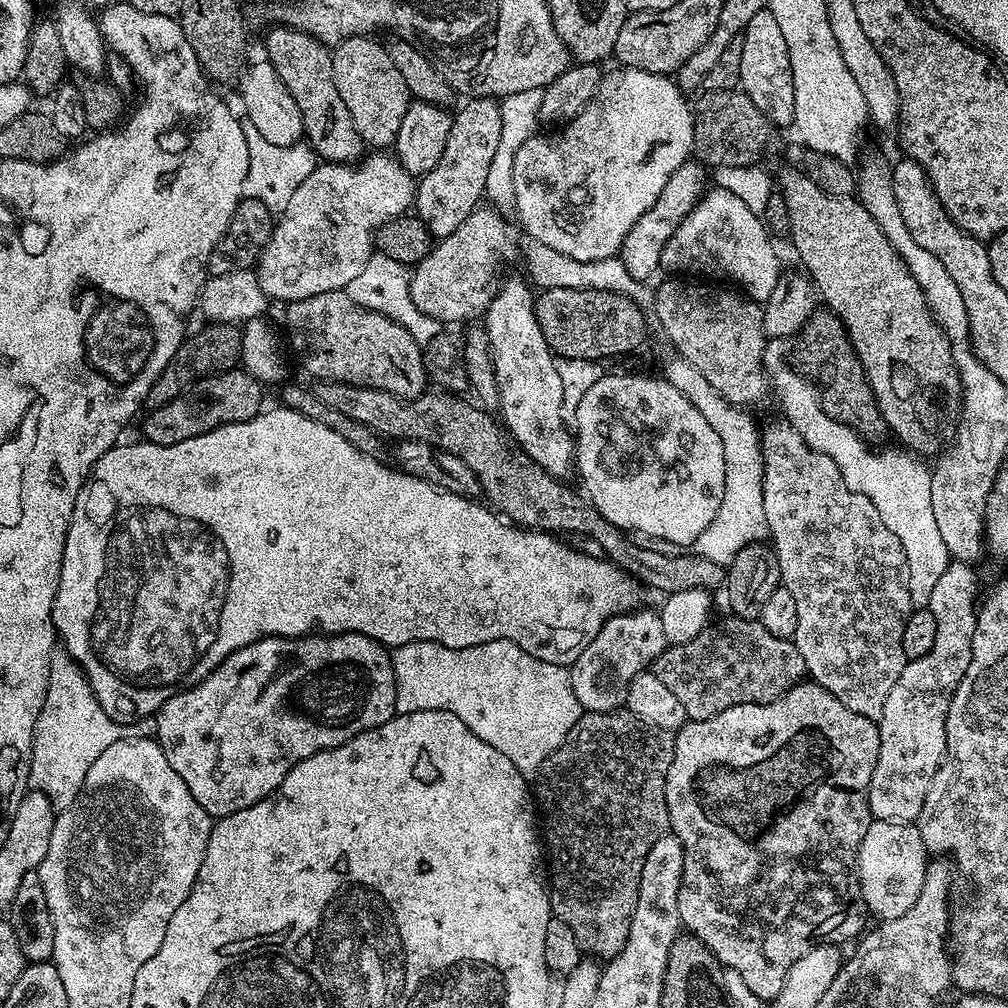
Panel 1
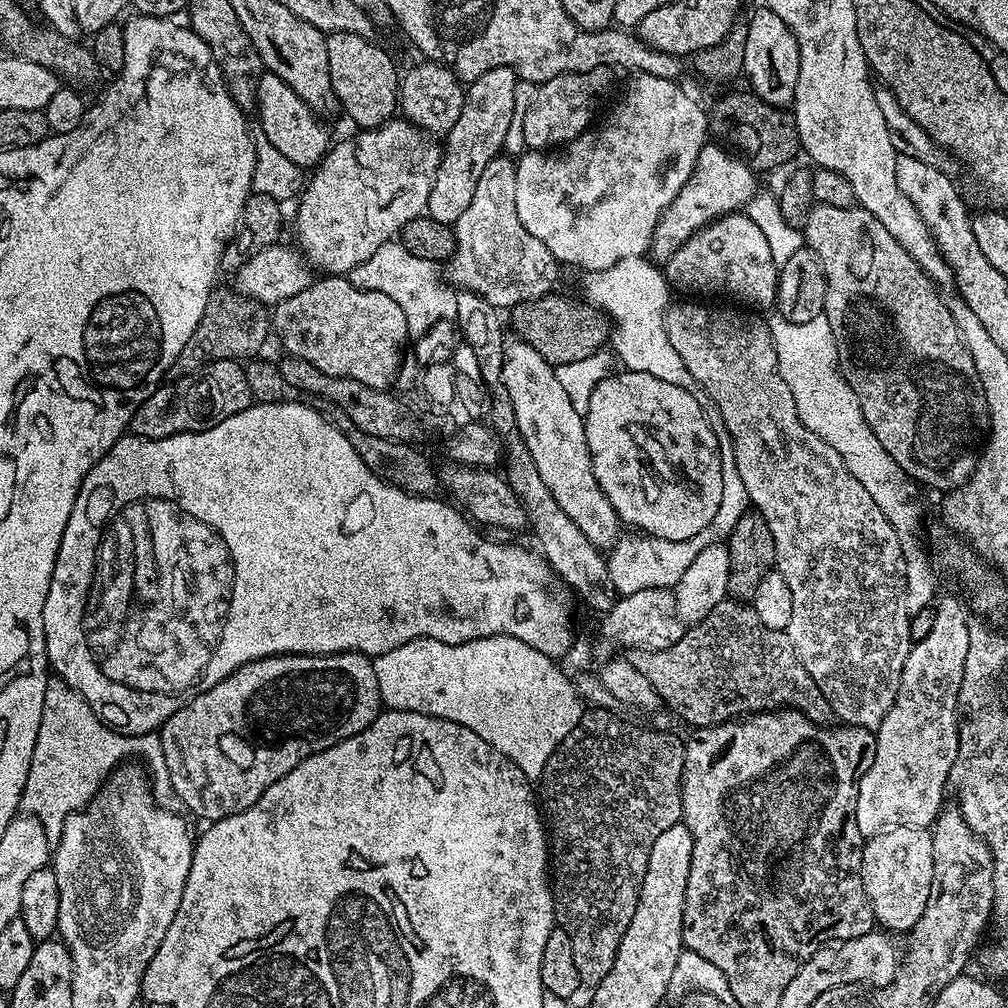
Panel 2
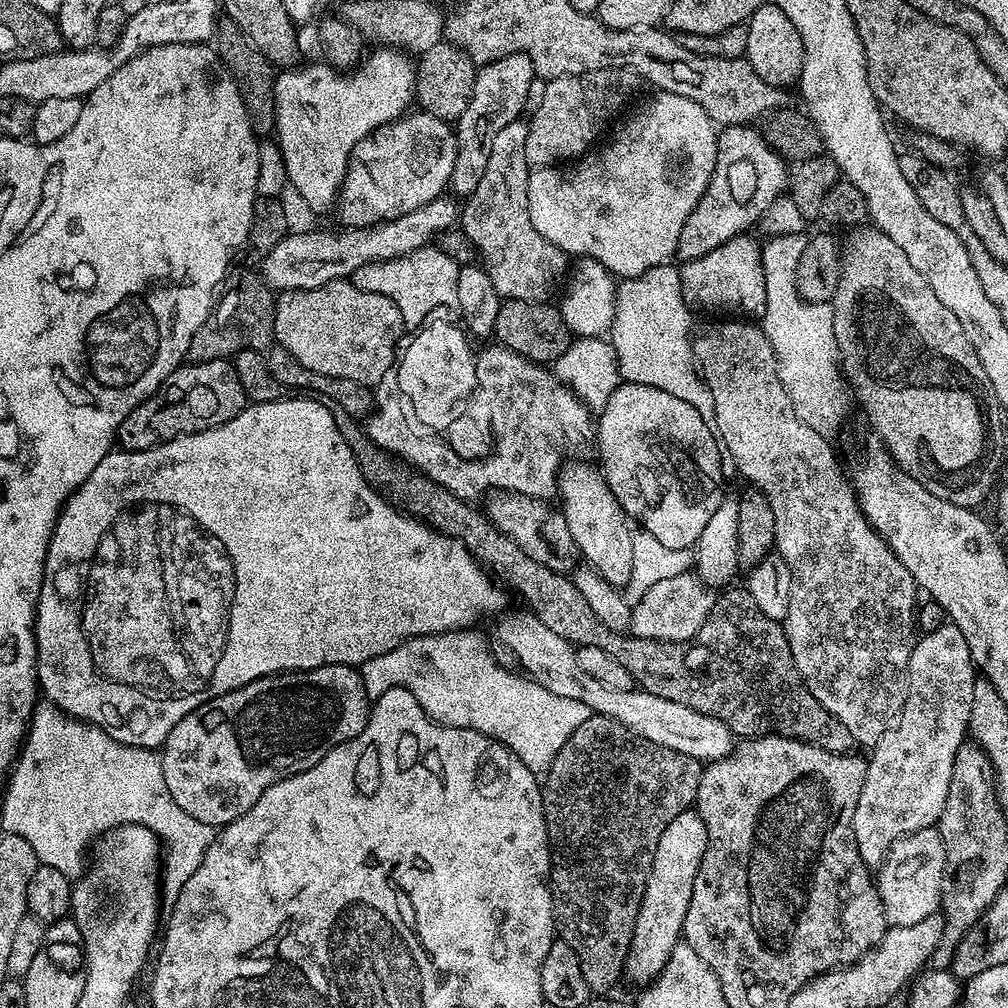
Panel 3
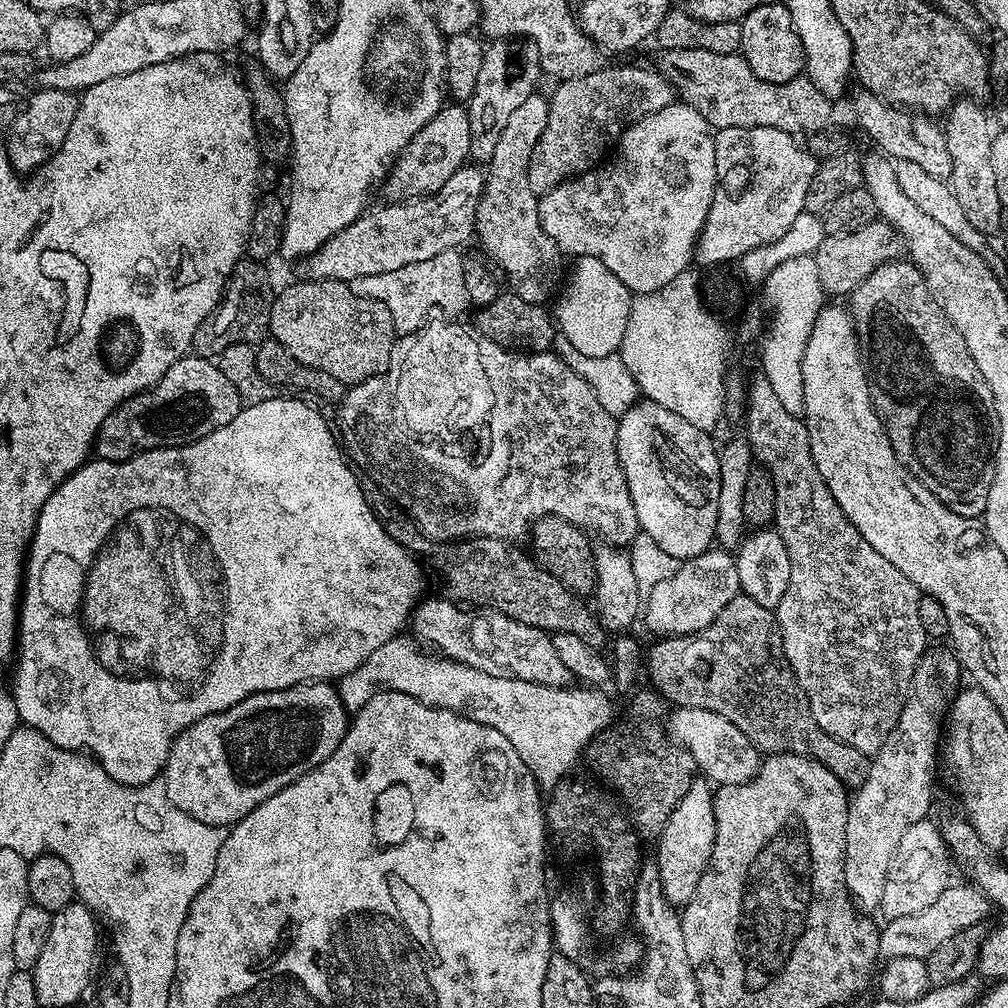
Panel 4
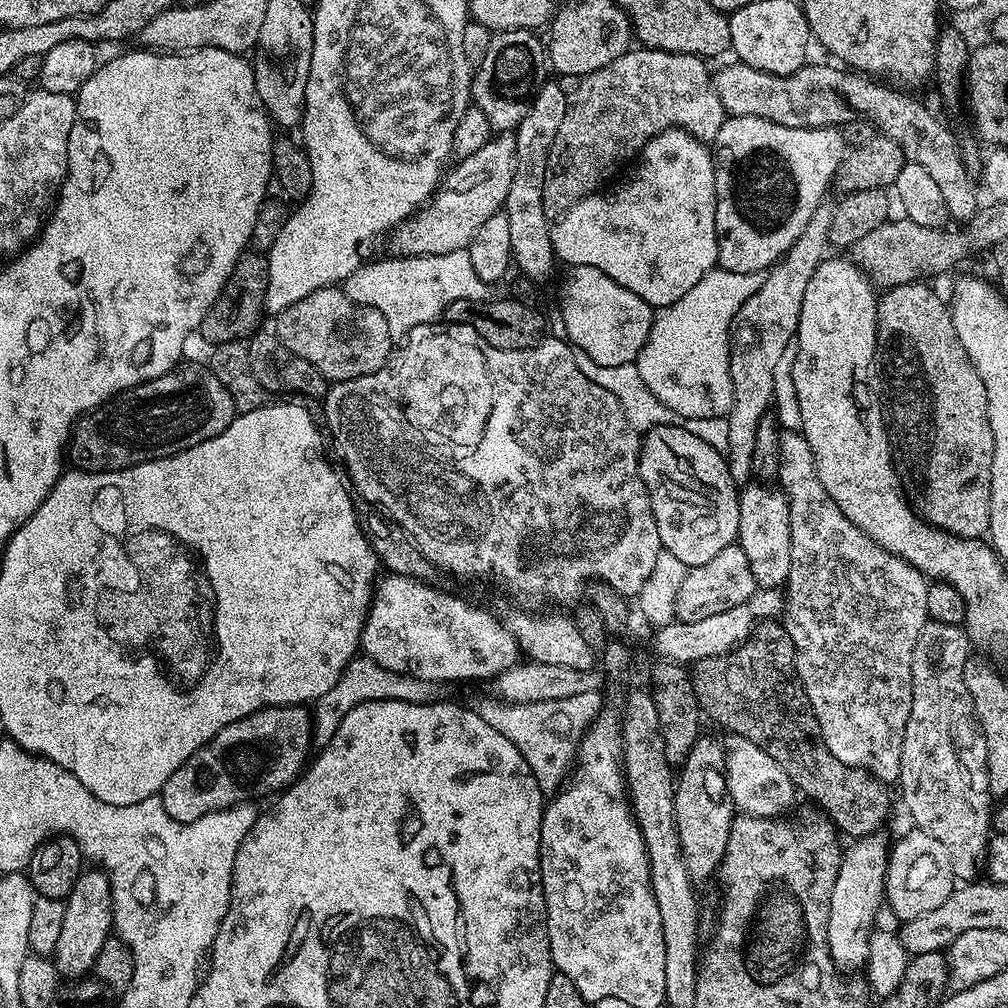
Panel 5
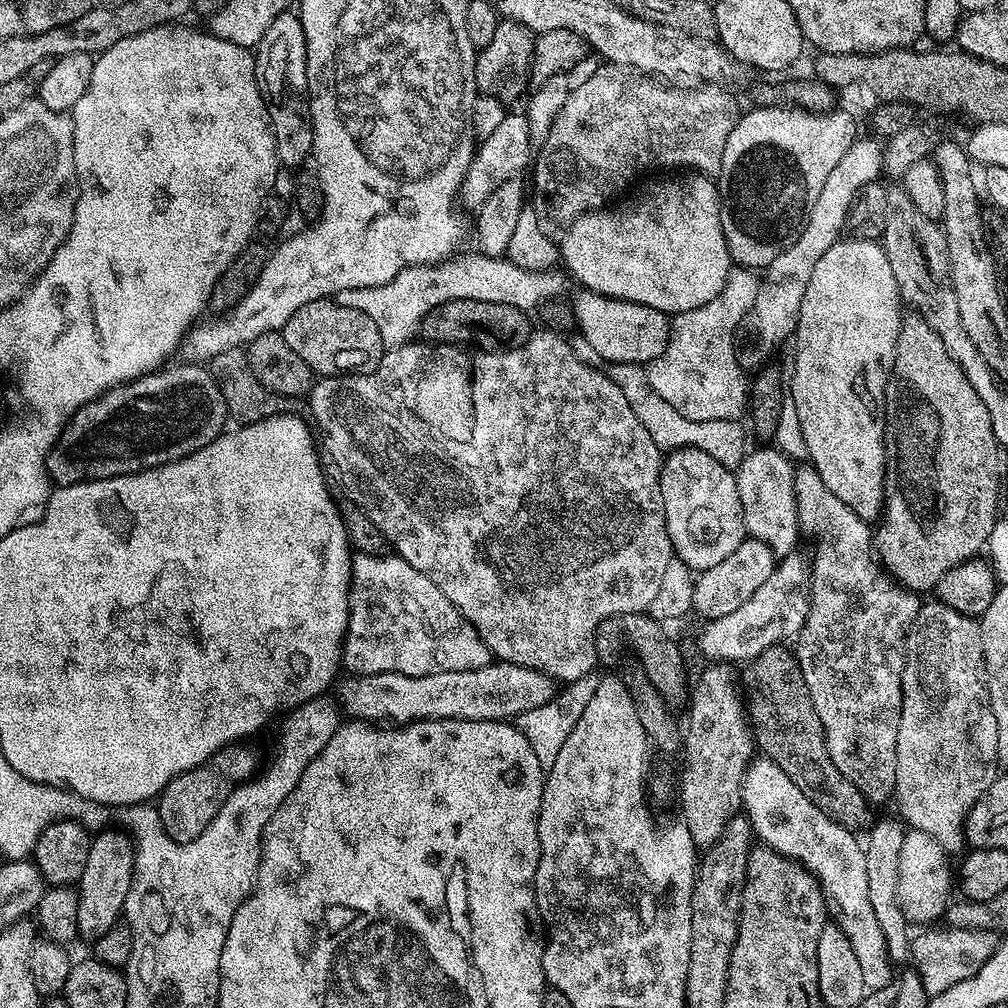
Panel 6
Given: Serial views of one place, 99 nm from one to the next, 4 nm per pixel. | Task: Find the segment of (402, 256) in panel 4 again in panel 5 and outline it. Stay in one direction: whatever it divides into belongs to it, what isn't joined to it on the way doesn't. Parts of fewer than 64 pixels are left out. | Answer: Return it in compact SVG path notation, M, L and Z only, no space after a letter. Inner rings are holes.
M496 134L474 154L463 157L456 169L441 179L432 199L396 225L390 233L392 252L398 256L450 254L467 249L478 226L504 207L504 198L516 173L516 138L512 134Z

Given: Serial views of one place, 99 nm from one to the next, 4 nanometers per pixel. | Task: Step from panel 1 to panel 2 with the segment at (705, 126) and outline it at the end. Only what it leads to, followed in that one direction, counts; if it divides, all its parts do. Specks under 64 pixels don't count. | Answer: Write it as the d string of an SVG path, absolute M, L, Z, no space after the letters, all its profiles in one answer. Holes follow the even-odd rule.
M751 91L732 92L710 108L710 132L735 150L753 169L767 174L772 167L799 157L802 149L796 117L788 108L775 108Z

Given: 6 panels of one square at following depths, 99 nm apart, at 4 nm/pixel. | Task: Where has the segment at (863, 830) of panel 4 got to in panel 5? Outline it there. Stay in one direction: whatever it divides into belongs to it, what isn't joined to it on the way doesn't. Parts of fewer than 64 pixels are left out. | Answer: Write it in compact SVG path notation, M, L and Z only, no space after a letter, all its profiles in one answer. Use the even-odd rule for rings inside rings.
M880 834L862 836L851 841L849 848L843 849L840 858L840 869L838 878L834 882L834 890L830 894L830 918L826 922L826 938L828 949L832 955L834 966L844 974L852 974L857 971L856 967L863 965L868 958L868 937L871 935L872 926L876 911L880 904L885 903L884 895L884 874L888 868L888 853L890 851L889 841L884 841Z

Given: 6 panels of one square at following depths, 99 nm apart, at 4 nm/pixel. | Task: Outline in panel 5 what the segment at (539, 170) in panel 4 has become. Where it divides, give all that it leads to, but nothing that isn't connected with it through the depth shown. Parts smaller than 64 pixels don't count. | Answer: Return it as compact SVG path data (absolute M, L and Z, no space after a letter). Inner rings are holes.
M643 46L637 47L637 49L637 52L635 52L635 50L624 52L622 58L610 62L610 66L602 66L602 70L594 70L577 83L580 85L578 85L576 89L571 89L568 97L566 118L562 118L562 126L558 126L558 134L554 134L554 142L546 150L548 153L548 162L544 169L542 202L544 203L544 211L548 213L549 217L559 218L563 216L566 209L577 204L584 196L593 195L601 186L607 185L609 181L613 179L611 176L615 174L616 167L618 167L619 164L626 163L632 155L635 157L637 154L643 153L646 141L654 138L660 132L665 132L667 128L684 128L694 138L705 142L715 141L718 130L722 130L722 122L726 119L726 113L716 93L716 85L710 72L708 76L708 68L704 65L707 63L705 63L701 57L691 56L690 54L678 54L677 52L663 52L657 48L646 48Z

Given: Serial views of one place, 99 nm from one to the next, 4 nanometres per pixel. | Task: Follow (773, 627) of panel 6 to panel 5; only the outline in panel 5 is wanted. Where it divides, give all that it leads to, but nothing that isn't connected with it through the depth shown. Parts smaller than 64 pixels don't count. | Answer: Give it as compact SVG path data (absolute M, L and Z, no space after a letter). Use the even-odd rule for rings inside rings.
M760 588L746 602L742 602L742 606L722 610L722 614L710 614L710 618L702 618L702 622L673 622L665 628L655 629L652 648L659 659L685 666L695 665L698 660L724 656L739 648L755 632L757 624L779 617L784 611L785 597L780 588Z

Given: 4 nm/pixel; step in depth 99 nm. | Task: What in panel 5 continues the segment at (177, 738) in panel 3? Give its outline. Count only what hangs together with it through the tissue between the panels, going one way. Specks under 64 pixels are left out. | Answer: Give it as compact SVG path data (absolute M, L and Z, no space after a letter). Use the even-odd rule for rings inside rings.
M305 705L274 706L252 712L246 718L230 722L230 726L218 730L208 745L198 749L196 755L178 766L178 770L170 774L166 786L159 792L160 802L172 820L177 820L179 824L189 824L211 812L233 808L235 804L259 801L259 796L267 792L275 793L287 788L304 771L311 744L314 744L312 714Z

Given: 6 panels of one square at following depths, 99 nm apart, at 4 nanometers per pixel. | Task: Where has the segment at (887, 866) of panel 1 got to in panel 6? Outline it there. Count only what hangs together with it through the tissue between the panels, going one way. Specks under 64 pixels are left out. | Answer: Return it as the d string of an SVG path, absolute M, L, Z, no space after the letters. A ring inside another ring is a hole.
M905 831L902 854L898 861L898 902L909 925L928 926L947 913L950 903L948 895L954 892L954 868L948 865L948 860L949 853L944 852L942 846L930 838L930 834Z

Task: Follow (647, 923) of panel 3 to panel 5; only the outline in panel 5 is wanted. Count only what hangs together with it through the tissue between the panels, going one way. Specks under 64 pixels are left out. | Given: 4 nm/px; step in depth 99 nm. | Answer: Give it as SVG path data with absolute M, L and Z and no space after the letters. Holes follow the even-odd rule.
M712 736L696 737L688 757L679 765L675 777L675 810L677 840L681 856L693 882L708 880L717 875L726 854L726 842L734 819L734 805L728 799L724 777L724 745Z

